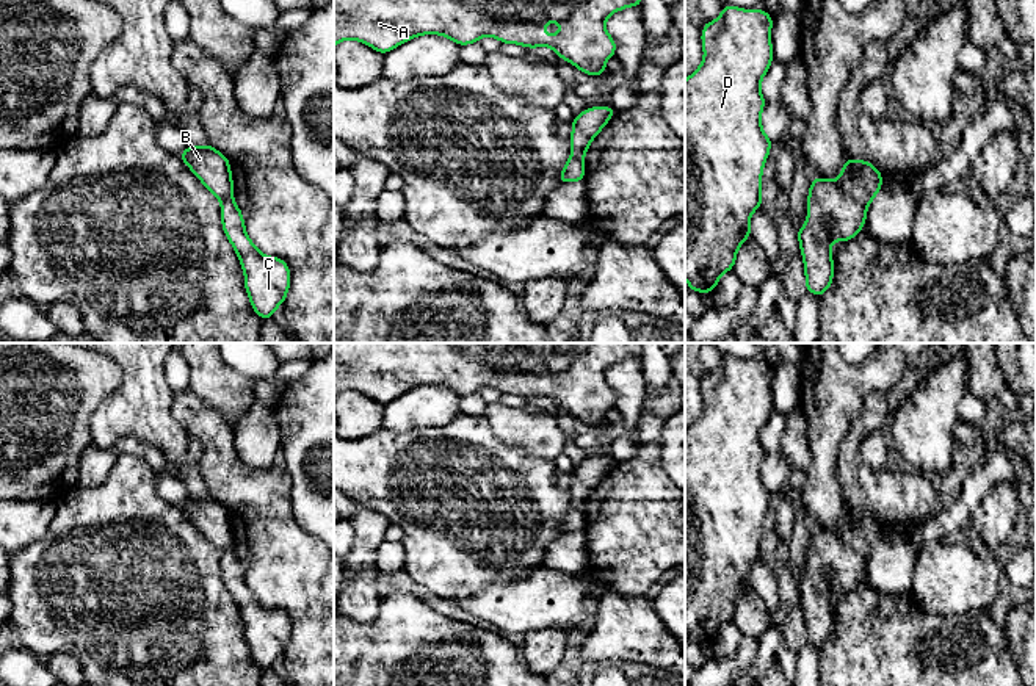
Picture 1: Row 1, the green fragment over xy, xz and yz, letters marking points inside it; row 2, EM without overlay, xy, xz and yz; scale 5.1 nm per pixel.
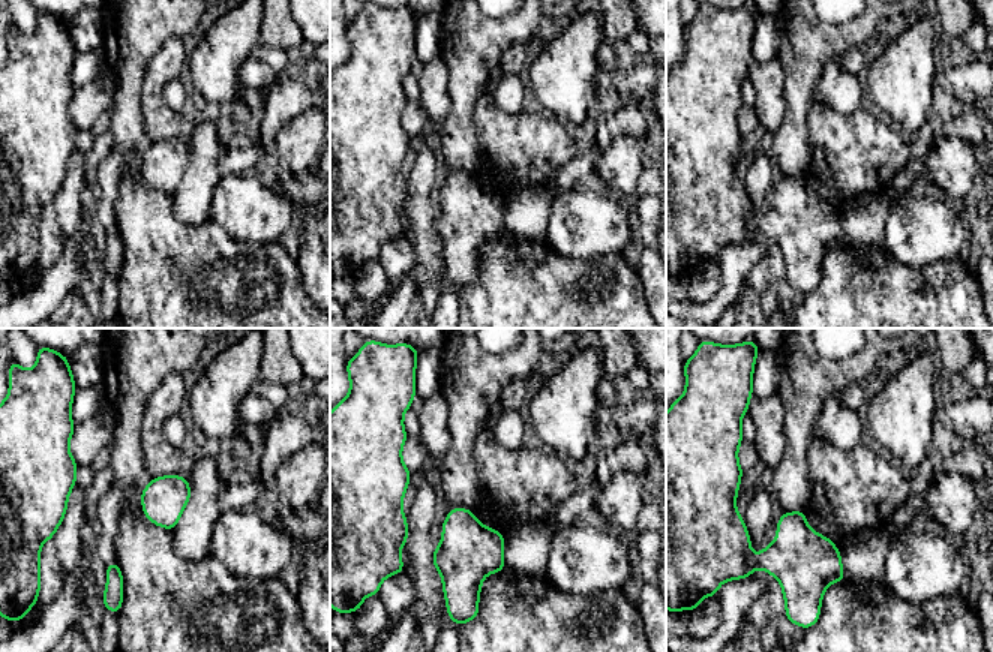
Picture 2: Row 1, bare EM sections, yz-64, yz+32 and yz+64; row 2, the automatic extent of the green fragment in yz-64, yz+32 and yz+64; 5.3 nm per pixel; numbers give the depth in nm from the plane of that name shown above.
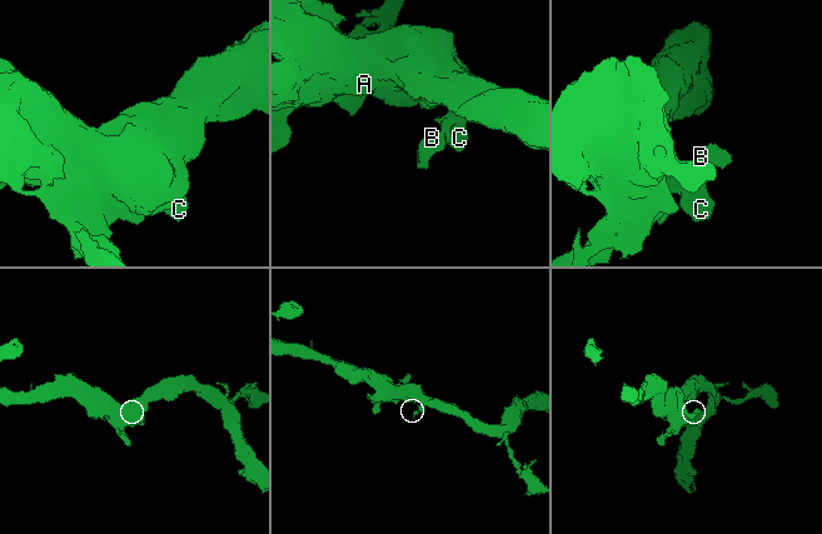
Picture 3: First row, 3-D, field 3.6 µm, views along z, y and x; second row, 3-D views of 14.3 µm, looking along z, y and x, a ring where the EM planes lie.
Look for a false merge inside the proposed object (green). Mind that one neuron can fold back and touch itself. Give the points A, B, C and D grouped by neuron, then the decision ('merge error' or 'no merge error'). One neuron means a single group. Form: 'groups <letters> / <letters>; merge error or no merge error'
groups A C D / B; merge error

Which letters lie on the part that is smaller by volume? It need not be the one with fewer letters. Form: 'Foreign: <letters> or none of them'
Foreign: B

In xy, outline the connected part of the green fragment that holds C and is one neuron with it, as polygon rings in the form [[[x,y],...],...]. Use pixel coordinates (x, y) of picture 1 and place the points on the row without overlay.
[[[232,548],[221,551],[221,575],[243,617],[251,658],[263,672],[271,670],[290,641],[287,612],[266,608],[255,598],[246,584],[243,564]]]

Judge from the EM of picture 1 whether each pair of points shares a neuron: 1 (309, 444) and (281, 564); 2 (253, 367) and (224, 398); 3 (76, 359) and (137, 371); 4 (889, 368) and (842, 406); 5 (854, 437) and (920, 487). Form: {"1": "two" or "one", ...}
{"1": "two", "2": "two", "3": "two", "4": "one", "5": "one"}

